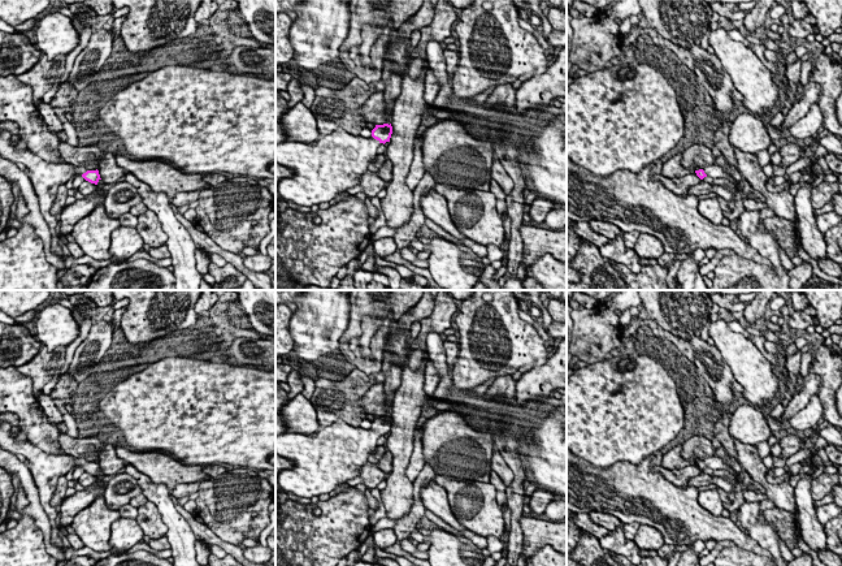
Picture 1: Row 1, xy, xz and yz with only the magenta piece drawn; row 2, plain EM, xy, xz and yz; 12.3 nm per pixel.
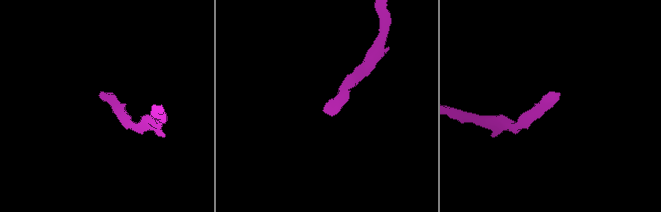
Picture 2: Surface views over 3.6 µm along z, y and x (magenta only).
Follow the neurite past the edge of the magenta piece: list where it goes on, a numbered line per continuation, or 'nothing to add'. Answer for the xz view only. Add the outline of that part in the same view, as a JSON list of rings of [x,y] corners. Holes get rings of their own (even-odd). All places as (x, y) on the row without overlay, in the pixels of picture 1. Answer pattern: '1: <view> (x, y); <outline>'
1: xz (335, 454); [[[342,419],[321,427],[316,437],[294,432],[275,436],[275,451],[294,463],[290,470],[282,470],[277,476],[281,492],[312,498],[335,491],[339,484],[359,476],[357,471],[368,463],[368,457],[376,450],[379,436],[373,428],[353,427]]]

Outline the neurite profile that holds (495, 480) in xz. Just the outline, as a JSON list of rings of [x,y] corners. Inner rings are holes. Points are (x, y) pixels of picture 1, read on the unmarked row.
[[[494,471],[490,472],[489,483],[491,483],[495,487],[498,505],[504,513],[504,510],[505,510],[504,505],[507,504],[507,494],[505,494],[507,487],[504,485],[503,480],[498,476],[498,474]]]

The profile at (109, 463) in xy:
[[[104,444],[99,455],[99,466],[104,475],[113,476],[123,470],[126,462],[117,457],[112,444]]]

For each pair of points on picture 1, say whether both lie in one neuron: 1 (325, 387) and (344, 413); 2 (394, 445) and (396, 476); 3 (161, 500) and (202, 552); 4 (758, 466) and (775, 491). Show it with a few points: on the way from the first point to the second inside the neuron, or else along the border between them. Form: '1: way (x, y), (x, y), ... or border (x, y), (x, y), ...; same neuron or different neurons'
1: way (328, 393), (339, 406); same neuron
2: way (398, 453), (398, 469); same neuron
3: border (196, 539), (195, 552); different neurons
4: way (758, 472), (768, 487); same neuron

